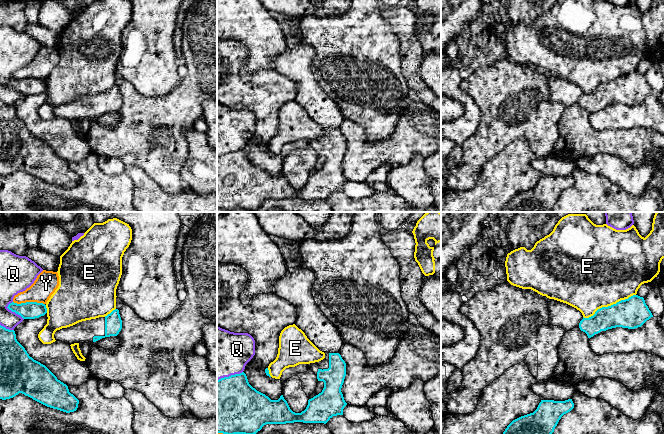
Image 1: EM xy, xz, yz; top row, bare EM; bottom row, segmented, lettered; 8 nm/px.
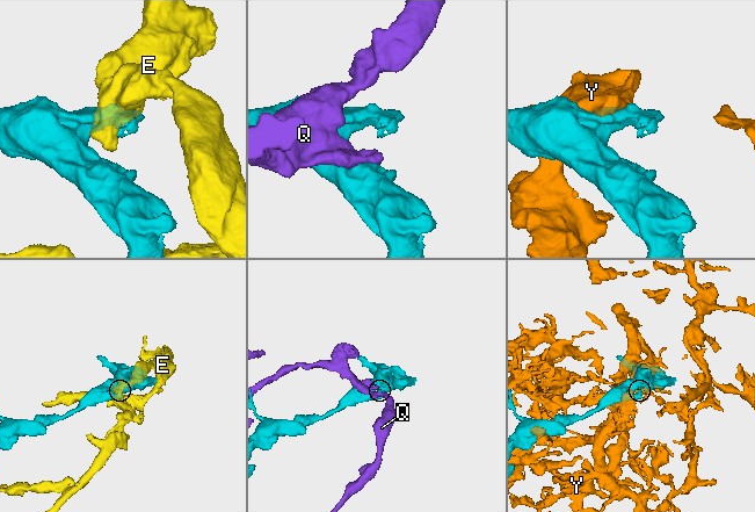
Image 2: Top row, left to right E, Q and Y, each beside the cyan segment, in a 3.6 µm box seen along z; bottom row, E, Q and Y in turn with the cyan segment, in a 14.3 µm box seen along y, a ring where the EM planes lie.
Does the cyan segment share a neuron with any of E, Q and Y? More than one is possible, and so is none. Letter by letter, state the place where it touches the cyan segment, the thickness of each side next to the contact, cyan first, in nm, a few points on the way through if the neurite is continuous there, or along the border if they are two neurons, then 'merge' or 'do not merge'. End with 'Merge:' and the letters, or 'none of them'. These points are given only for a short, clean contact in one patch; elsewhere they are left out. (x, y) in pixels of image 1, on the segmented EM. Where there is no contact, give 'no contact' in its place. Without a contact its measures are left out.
E: yz (609, 306) | 240/480 nm | do not merge
Q: xy (13, 311) | 140/220 nm | do not merge
Y: xy (29, 302) | 140/180 nm | do not merge
Merge: none of them

